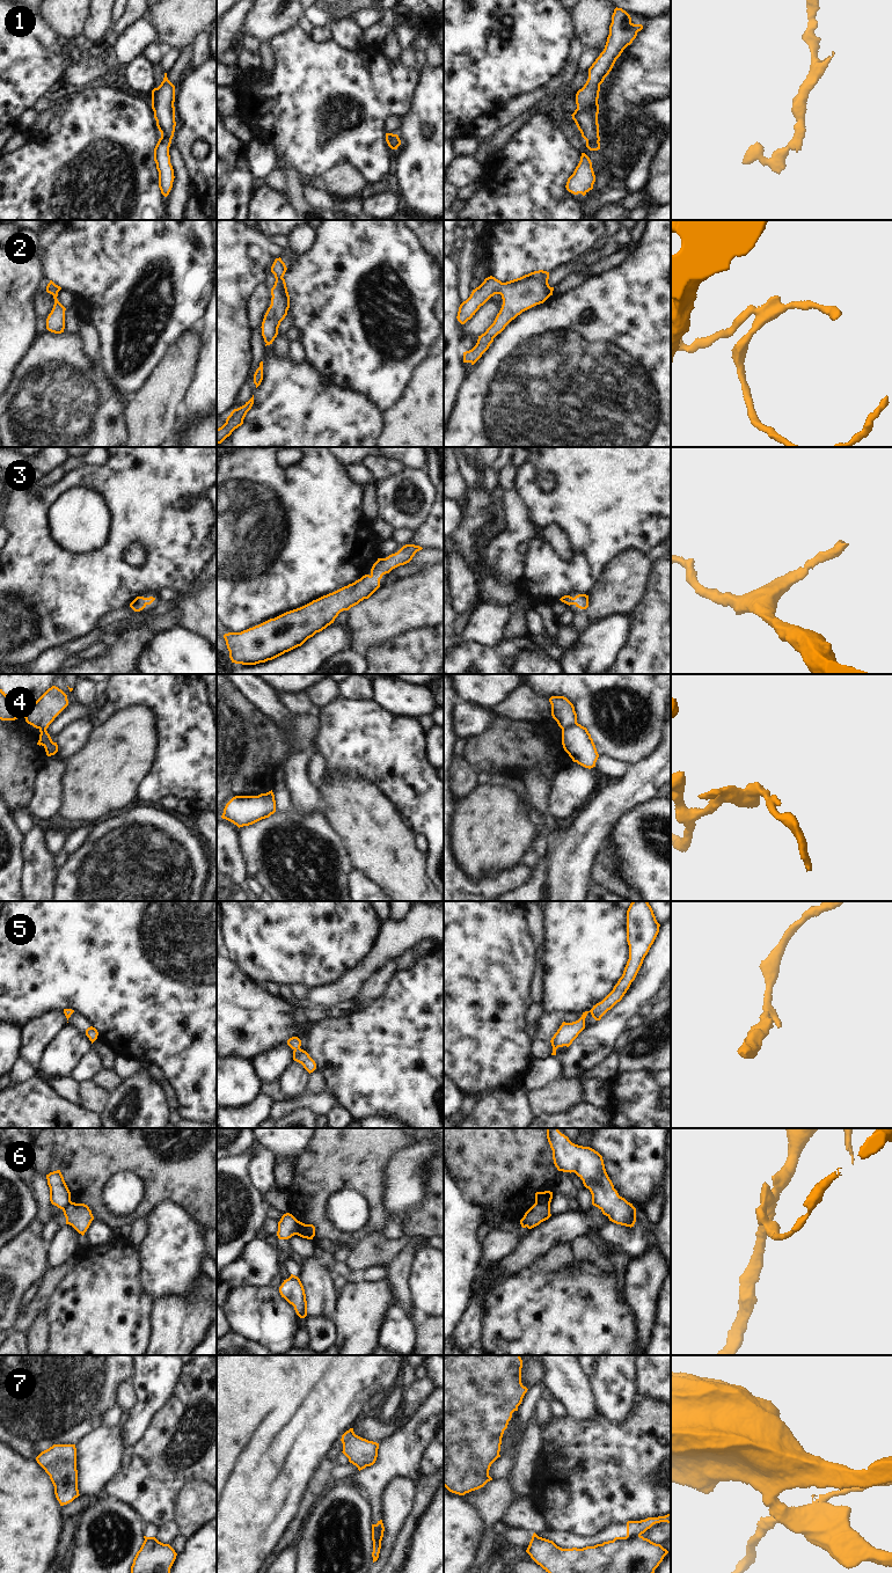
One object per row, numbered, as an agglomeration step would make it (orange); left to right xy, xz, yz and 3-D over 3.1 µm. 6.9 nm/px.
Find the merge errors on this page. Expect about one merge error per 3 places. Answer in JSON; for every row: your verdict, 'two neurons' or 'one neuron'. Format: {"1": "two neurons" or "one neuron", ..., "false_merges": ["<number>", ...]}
{"1": "one neuron", "2": "one neuron", "3": "one neuron", "4": "two neurons", "5": "one neuron", "6": "two neurons", "7": "two neurons", "false_merges": ["4", "6", "7"]}

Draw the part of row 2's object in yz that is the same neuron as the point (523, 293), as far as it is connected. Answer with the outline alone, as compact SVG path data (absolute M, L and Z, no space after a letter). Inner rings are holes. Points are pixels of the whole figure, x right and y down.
M539 270L520 278L502 283L490 276L473 290L470 297L463 301L458 312L458 321L465 324L495 294L500 294L503 305L493 323L484 334L478 336L476 345L463 352L463 363L474 365L489 349L493 338L522 312L543 303L553 295L554 287L548 284L549 272Z

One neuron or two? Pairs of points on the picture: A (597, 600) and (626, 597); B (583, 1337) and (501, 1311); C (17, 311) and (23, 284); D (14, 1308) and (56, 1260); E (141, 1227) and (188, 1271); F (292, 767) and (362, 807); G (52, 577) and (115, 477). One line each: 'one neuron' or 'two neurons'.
A: one neuron
B: one neuron
C: one neuron
D: two neurons
E: two neurons
F: two neurons
G: one neuron

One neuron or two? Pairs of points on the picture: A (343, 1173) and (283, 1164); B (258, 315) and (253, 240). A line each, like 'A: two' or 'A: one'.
A: two
B: two

